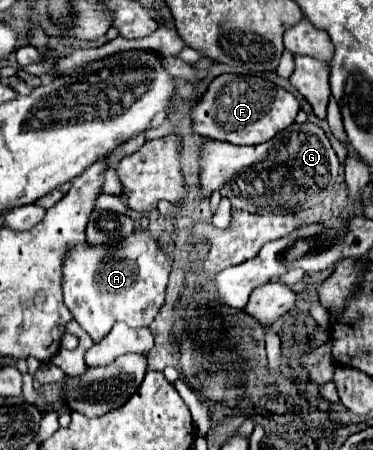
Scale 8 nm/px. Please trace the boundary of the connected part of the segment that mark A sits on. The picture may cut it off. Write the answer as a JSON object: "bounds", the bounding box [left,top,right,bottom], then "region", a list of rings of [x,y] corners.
{"bounds":[62,232,172,342],"region":[[[132,232],[130,236],[122,238],[114,246],[106,244],[76,244],[66,252],[64,264],[62,264],[62,290],[64,290],[64,304],[72,312],[74,320],[92,336],[94,342],[100,342],[116,322],[124,322],[134,328],[148,327],[156,318],[158,310],[166,302],[166,288],[168,288],[168,276],[172,270],[172,260],[164,252],[164,248],[158,244],[158,240],[148,232]]]}

